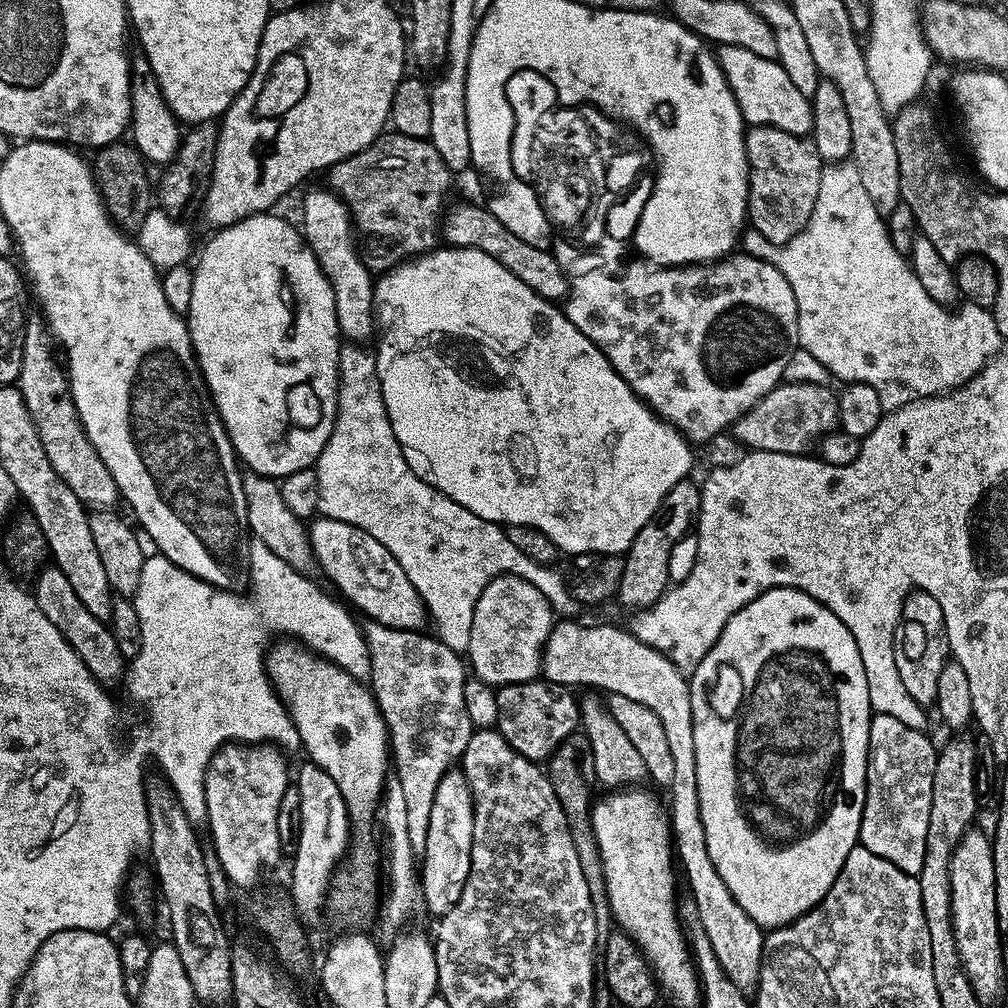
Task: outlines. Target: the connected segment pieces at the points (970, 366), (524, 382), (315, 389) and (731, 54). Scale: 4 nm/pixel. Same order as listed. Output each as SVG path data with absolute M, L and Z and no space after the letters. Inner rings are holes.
M840 162L835 166L828 167L821 171L818 198L814 202L814 210L810 214L806 226L794 238L790 238L790 242L782 245L772 244L758 230L754 230L750 226L745 227L742 233L743 251L749 256L756 256L759 260L772 261L776 265L776 269L784 275L786 282L790 282L790 290L794 290L794 302L798 310L799 347L814 354L814 358L818 358L818 362L822 362L822 366L826 366L829 377L837 376L840 382L850 384L874 386L874 390L878 390L878 398L886 410L901 408L918 398L939 396L951 392L954 388L961 388L966 382L973 380L988 365L988 361L1000 351L1002 337L998 334L998 326L994 326L991 311L980 308L976 304L965 303L961 312L952 312L956 310L949 310L945 305L936 302L934 298L930 298L930 294L926 294L926 286L922 286L922 282L918 282L911 263L905 257L903 260L899 250L892 245L888 232L884 229L885 217L877 210L876 204L870 202L870 194L866 194L866 186L860 187L860 196L852 196L852 200L840 200L840 192L844 192L844 188L848 188L848 184L844 184L844 180L848 180L848 176L852 176L852 180L856 180L860 171L856 169L854 172L848 172L848 162Z
M440 246L422 256L405 260L375 281L372 303L378 336L380 332L380 341L374 344L378 382L394 438L400 444L410 470L414 470L422 482L458 502L458 506L466 506L470 514L478 514L478 518L486 518L501 526L529 524L550 538L561 553L624 554L634 542L638 530L652 519L665 494L677 487L683 481L680 479L691 470L694 448L684 435L636 397L614 366L610 366L602 350L598 350L598 346L594 346L594 342L590 342L590 338L586 338L586 334L582 334L582 330L578 330L557 305L555 308L549 297L534 294L522 278L510 274L510 270L506 270L502 262L490 258L490 254L473 248Z
M276 214L248 216L245 220L229 224L227 228L221 228L215 233L217 236L201 250L200 261L194 264L194 294L190 298L186 319L188 332L192 336L192 345L196 351L196 360L200 364L200 373L204 375L204 383L212 394L212 403L215 404L220 421L228 432L228 441L232 444L233 452L248 472L283 478L303 468L313 467L334 430L340 389L339 358L342 337L338 326L334 290L328 280L244 280L244 260L252 260L252 244L268 244L268 240L284 240L284 232L280 232L280 228L286 227L289 221L272 215Z
M721 44L715 49L716 61L724 72L726 82L734 94L734 98L741 102L752 100L752 104L745 103L742 111L744 119L755 122L760 126L781 128L798 137L812 131L812 105L804 97L797 86L794 86L783 66L776 60L767 60L754 50L746 50L737 44Z

